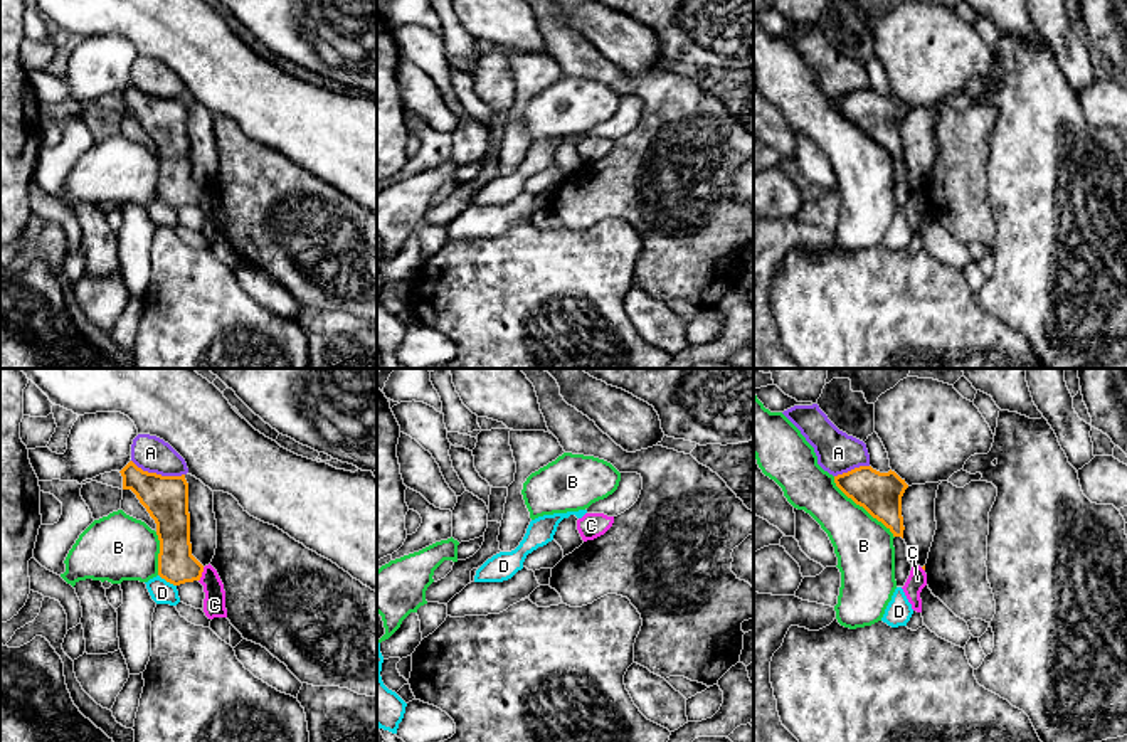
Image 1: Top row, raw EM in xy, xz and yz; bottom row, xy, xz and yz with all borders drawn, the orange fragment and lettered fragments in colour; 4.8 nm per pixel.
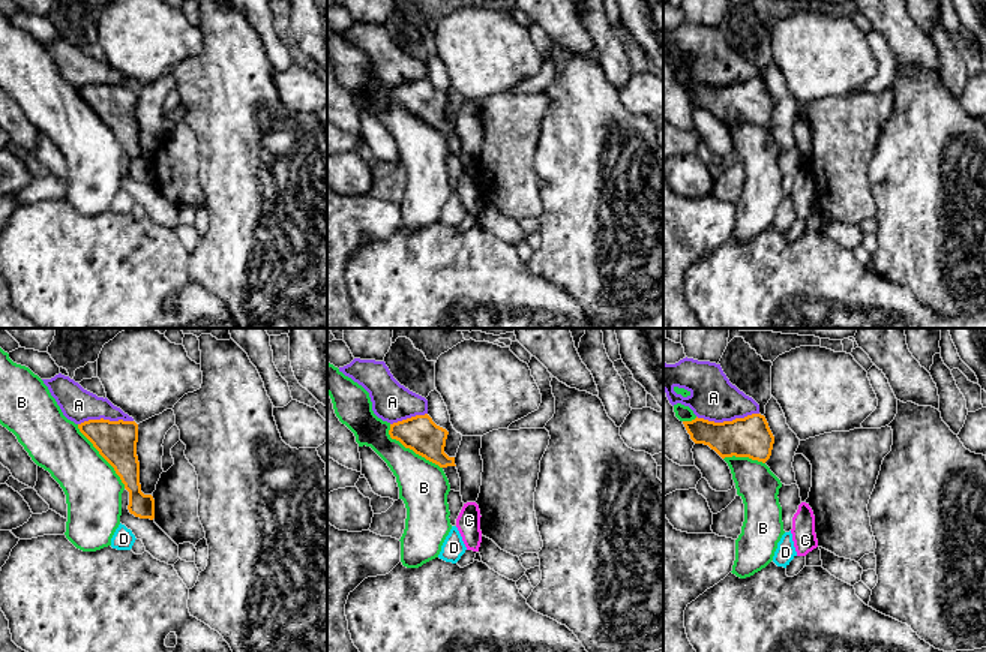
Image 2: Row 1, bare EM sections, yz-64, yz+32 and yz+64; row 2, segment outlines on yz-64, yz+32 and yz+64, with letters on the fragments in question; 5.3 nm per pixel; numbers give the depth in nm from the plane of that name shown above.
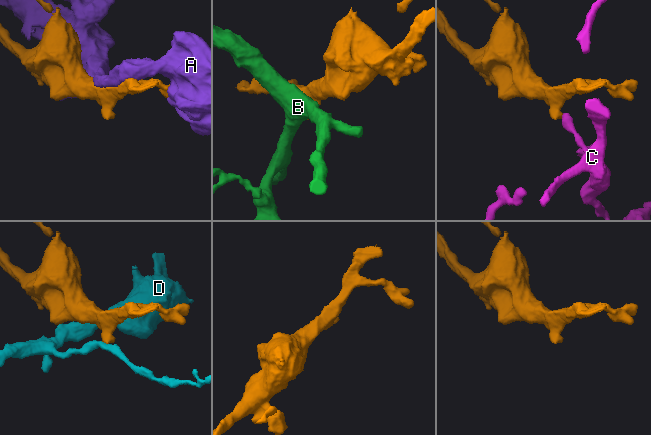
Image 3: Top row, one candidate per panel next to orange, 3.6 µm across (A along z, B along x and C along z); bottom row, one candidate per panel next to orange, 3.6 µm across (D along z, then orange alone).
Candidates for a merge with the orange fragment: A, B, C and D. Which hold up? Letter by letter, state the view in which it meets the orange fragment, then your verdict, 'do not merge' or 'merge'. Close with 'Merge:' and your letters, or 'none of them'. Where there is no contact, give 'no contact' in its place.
A: meets orange in xy; do not merge
B: meets orange in yz; do not merge
C: meets orange in xy; do not merge
D: meets orange in xy; do not merge
Merge: none of them

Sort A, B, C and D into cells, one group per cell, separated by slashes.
A / B / C / D

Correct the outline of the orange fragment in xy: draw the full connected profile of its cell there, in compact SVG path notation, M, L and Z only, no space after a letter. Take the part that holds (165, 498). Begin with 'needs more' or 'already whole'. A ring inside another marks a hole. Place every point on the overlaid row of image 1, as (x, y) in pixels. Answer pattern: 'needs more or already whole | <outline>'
already whole | M133 461L119 473L123 490L131 490L156 523L160 540L158 575L173 586L200 580L204 565L192 555L185 474L148 473Z

